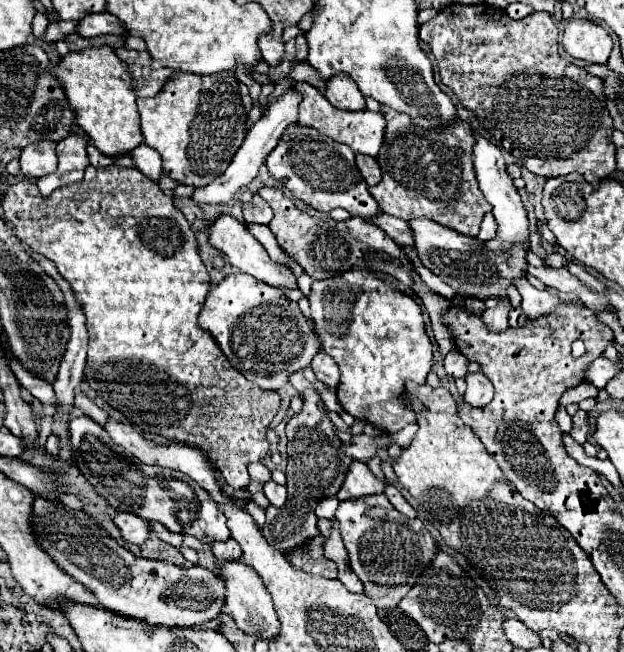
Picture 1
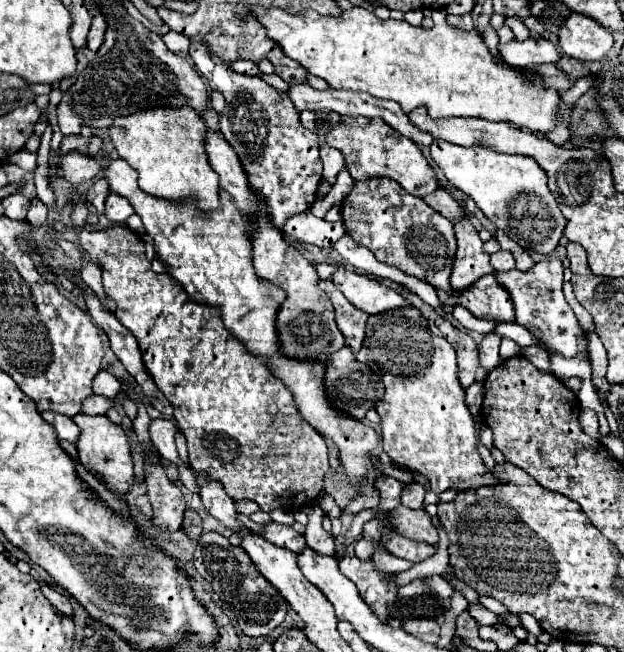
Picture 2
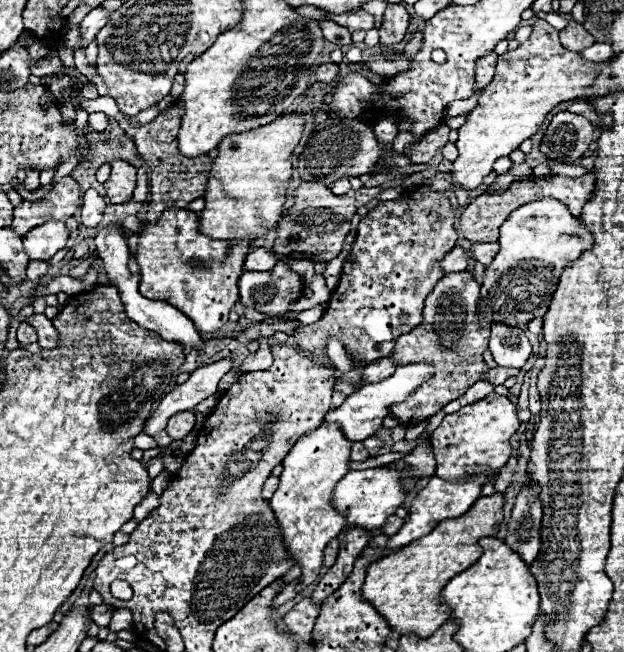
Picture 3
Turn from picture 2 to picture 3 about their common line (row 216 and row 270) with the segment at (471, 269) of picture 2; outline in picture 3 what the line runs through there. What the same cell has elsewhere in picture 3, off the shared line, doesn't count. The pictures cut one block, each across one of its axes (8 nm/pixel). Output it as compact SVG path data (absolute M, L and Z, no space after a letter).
M468 270L450 272L436 284L434 292L426 300L422 326L398 338L396 350L392 352L392 356L398 360L398 366L424 360L436 368L436 374L420 390L408 396L402 404L390 408L390 412L396 414L404 426L412 426L416 422L428 420L446 404L464 396L466 390L482 376L486 376L494 386L504 384L512 376L518 376L520 370L504 368L504 366L488 370L488 366L484 364L482 352L488 348L492 322L480 316L478 300L480 300L480 284L474 280L474 276Z

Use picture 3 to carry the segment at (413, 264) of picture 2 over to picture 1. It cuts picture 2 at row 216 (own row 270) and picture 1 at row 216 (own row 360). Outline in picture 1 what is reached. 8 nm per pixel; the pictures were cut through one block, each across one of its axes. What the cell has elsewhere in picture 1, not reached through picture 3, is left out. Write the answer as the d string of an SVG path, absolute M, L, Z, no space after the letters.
M298 122L290 124L278 140L276 148L268 154L266 166L270 174L276 174L280 184L288 188L294 198L306 202L320 212L344 208L352 216L360 216L364 220L372 220L380 212L374 196L370 196L368 186L356 168L354 152L346 144L322 136L314 128L300 126Z

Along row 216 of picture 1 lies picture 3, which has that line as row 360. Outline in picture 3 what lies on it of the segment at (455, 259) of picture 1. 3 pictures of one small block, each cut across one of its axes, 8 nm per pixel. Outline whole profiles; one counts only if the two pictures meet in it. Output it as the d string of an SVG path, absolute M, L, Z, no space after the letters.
M492 324L490 328L490 352L498 366L522 368L532 354L530 342L524 330L508 324Z

